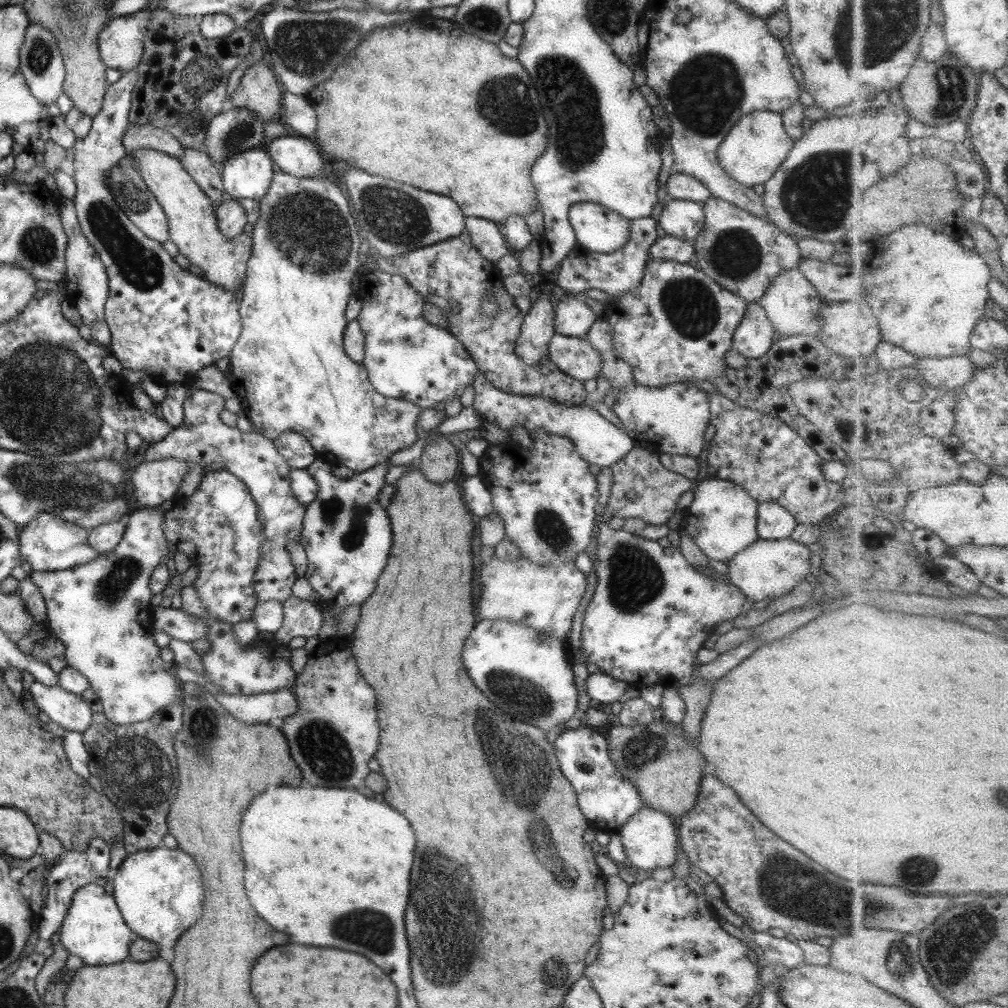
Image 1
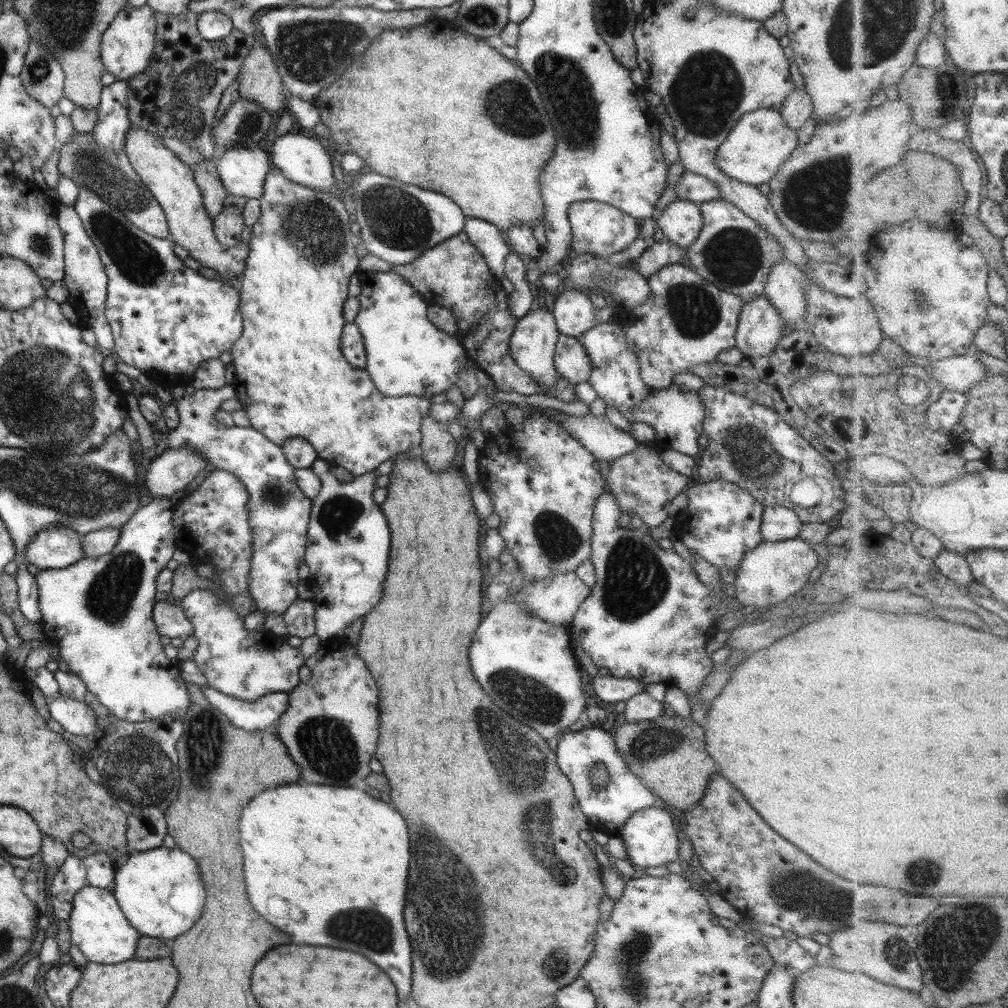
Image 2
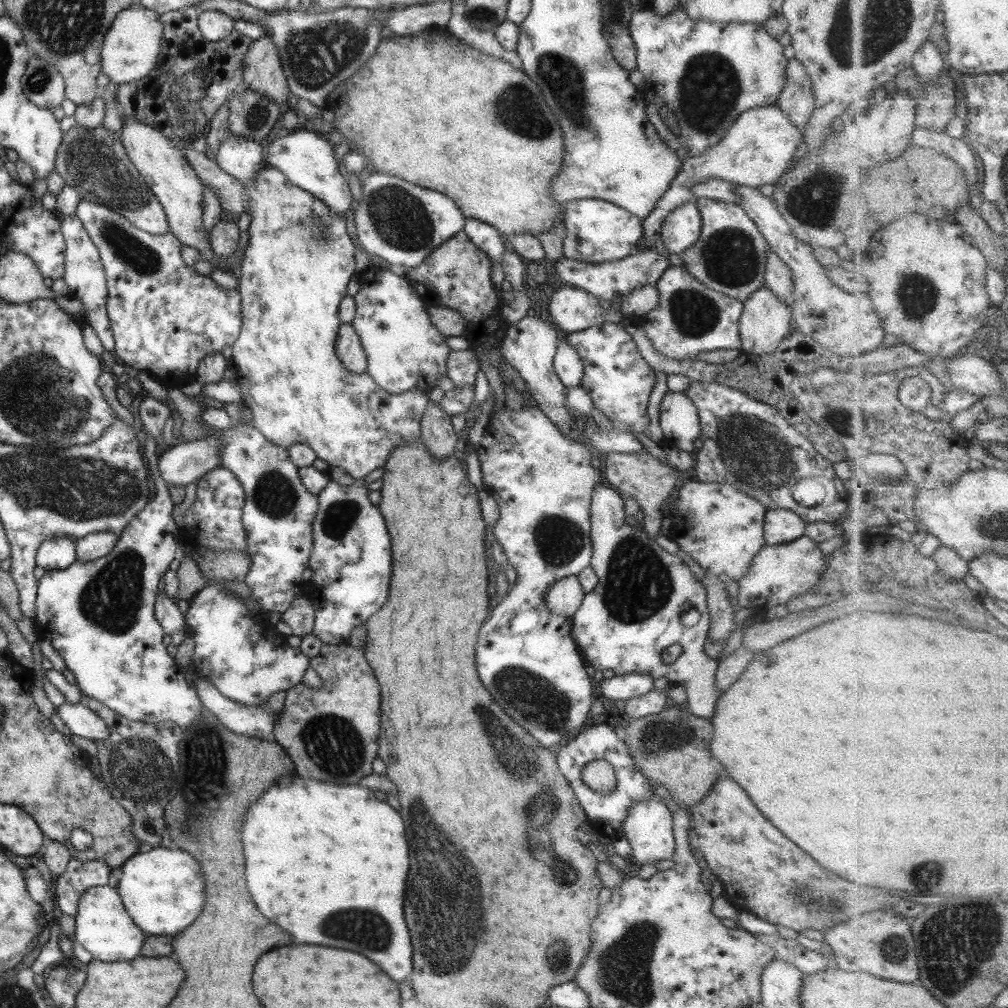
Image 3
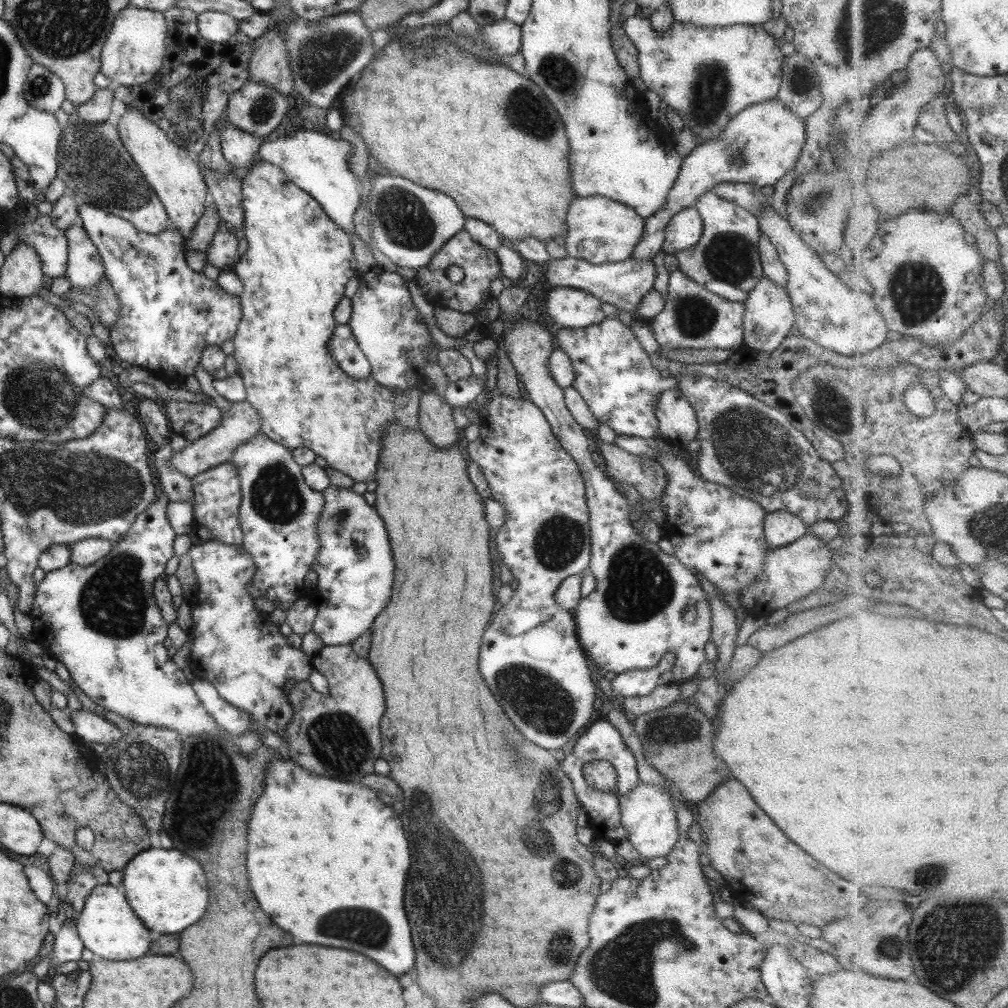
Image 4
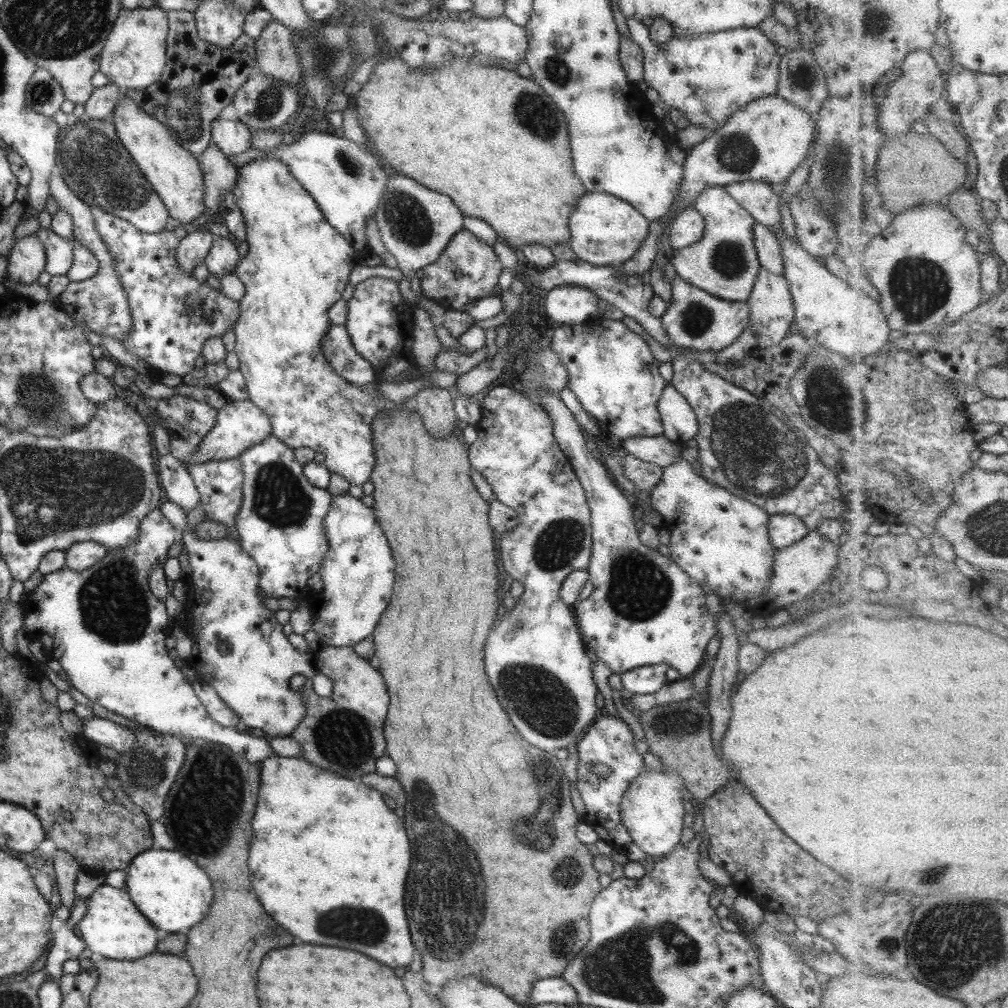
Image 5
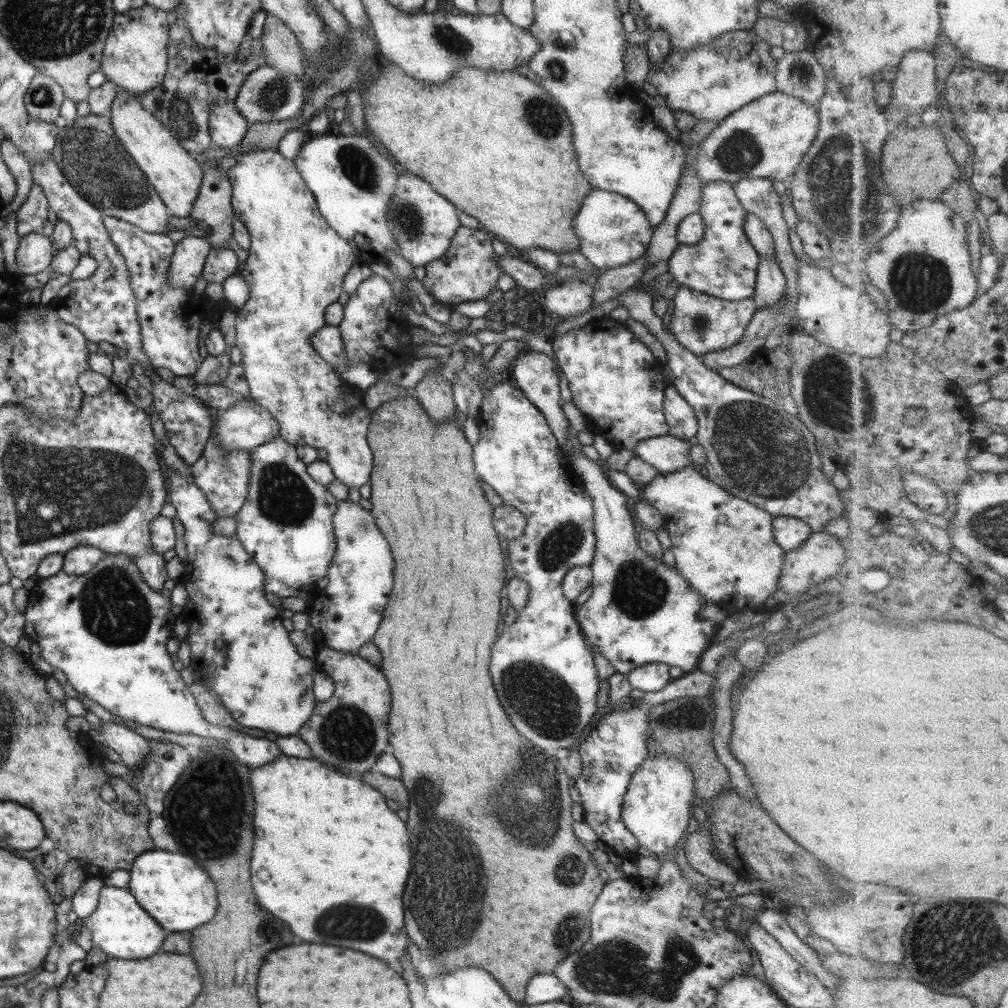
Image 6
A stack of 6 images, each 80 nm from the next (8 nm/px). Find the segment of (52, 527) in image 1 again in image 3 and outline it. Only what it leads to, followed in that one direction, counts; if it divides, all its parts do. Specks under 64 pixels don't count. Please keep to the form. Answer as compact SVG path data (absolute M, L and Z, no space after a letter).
M66 536L48 538L36 550L36 565L48 570L61 570L75 562L75 541Z

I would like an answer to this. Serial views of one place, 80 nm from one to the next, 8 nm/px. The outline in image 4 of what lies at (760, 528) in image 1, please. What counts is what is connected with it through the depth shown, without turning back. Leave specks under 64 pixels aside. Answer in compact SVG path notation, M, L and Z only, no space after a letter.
M785 510L767 512L764 516L763 534L771 549L787 546L801 538L808 527L795 514Z

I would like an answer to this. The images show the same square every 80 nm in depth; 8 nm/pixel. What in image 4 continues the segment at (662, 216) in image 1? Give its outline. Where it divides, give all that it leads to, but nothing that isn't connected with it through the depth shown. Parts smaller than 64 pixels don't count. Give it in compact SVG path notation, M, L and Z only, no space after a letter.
M693 207L680 210L669 222L664 230L662 252L669 255L693 246L702 235L702 220Z

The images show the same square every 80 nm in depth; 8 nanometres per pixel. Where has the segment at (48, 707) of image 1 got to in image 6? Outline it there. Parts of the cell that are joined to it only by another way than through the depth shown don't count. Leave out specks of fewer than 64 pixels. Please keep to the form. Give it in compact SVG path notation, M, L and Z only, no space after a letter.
M102 722L102 729L96 730L98 740L114 750L129 771L135 772L148 755L148 740L117 722Z

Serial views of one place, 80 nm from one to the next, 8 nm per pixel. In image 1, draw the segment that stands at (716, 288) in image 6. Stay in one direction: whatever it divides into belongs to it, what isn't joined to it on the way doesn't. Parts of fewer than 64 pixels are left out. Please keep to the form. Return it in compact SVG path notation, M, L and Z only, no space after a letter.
M714 197L705 200L701 205L704 214L704 225L692 244L695 264L699 265L697 270L714 280L725 290L739 295L746 303L757 303L774 276L781 272L787 272L791 268L798 268L801 257L795 238L785 234L771 222L757 218Z

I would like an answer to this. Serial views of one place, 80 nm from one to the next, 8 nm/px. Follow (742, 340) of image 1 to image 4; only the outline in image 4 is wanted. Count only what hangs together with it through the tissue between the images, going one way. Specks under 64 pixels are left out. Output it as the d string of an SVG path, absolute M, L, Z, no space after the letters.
M765 275L752 286L742 303L745 307L742 318L742 340L745 350L772 351L793 332L794 316L788 293L785 288L769 280Z

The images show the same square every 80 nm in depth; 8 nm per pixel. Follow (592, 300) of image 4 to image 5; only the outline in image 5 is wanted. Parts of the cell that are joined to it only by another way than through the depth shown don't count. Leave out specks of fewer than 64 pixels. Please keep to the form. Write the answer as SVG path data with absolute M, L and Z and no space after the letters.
M561 285L546 291L544 308L551 321L583 326L587 319L599 316L597 301L596 294L589 289Z

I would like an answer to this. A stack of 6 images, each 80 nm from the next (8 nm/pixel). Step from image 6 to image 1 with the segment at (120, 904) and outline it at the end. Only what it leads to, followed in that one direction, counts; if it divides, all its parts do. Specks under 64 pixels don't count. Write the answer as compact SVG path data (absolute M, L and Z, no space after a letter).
M89 883L79 887L71 899L67 916L56 932L55 941L61 943L68 954L81 959L83 965L109 965L128 959L129 945L134 932L124 923L114 898L103 887Z

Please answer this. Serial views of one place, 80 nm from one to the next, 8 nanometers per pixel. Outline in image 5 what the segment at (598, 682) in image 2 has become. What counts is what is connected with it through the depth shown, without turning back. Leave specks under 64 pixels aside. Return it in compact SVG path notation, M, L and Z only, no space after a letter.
M657 664L629 670L619 676L622 689L633 695L653 694L666 683L665 673L668 669L667 665Z

